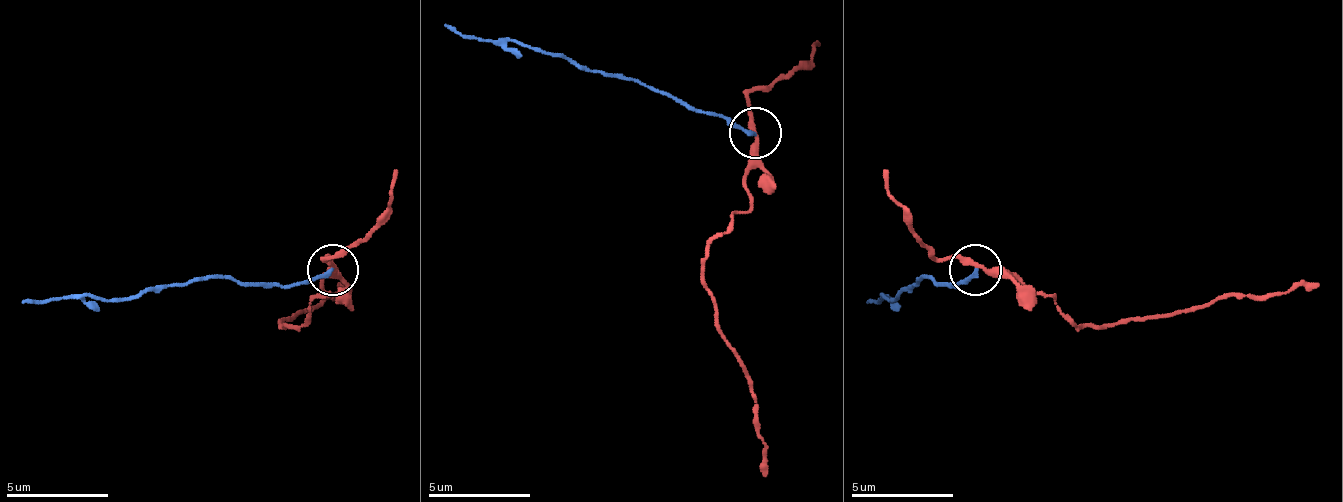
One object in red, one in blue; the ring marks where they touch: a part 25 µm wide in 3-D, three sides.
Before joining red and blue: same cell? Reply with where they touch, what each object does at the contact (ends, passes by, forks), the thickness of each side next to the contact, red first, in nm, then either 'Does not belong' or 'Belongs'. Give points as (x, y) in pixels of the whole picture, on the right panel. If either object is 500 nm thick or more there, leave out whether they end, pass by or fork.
Place: (975, 270). At the ring red passes by. At the ring blue ends. Thickness 260 nm (red) against 180 nm. Does not belong

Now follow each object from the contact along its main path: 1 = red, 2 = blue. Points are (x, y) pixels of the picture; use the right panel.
1: (974, 266), (1015, 271), (1092, 327), (1174, 317), (1220, 297), (1281, 297), (1317, 281)
2: (974, 271), (958, 286), (922, 276), (897, 297), (881, 297), (866, 302)

